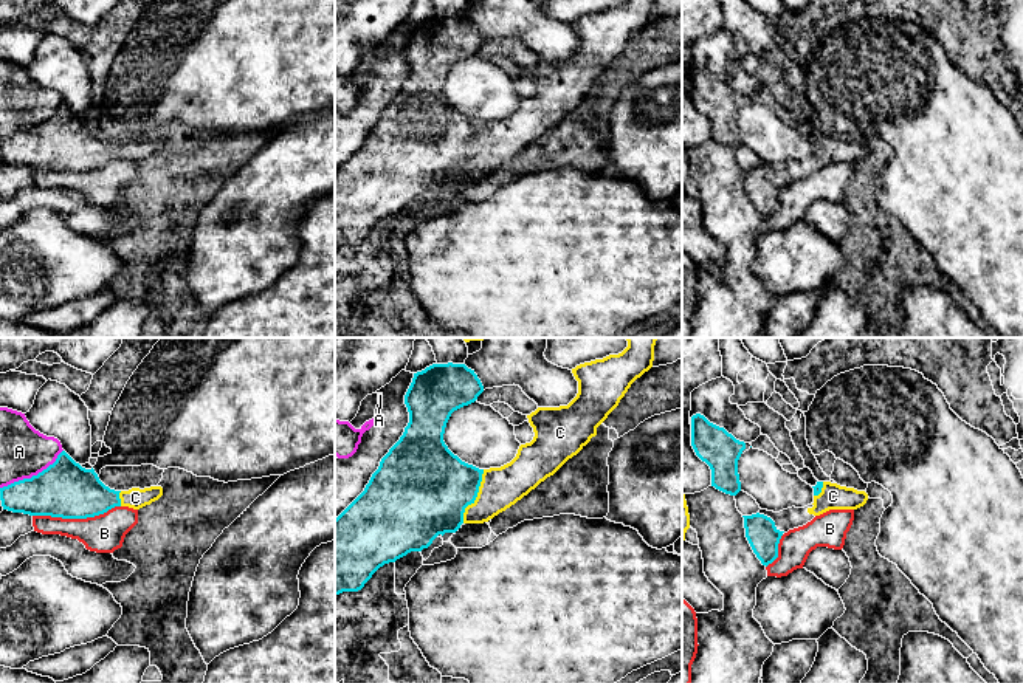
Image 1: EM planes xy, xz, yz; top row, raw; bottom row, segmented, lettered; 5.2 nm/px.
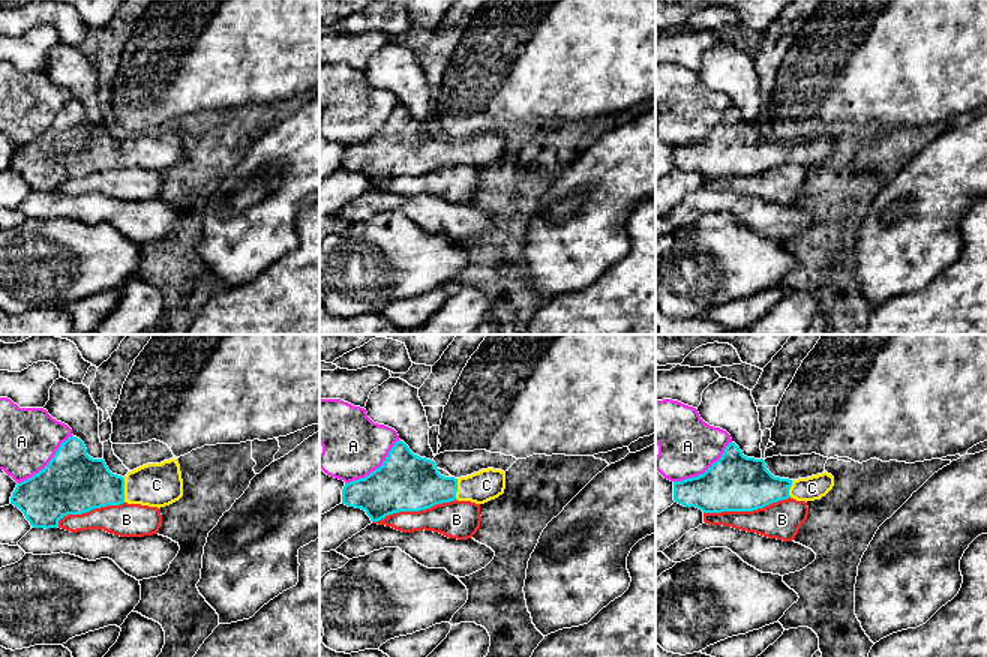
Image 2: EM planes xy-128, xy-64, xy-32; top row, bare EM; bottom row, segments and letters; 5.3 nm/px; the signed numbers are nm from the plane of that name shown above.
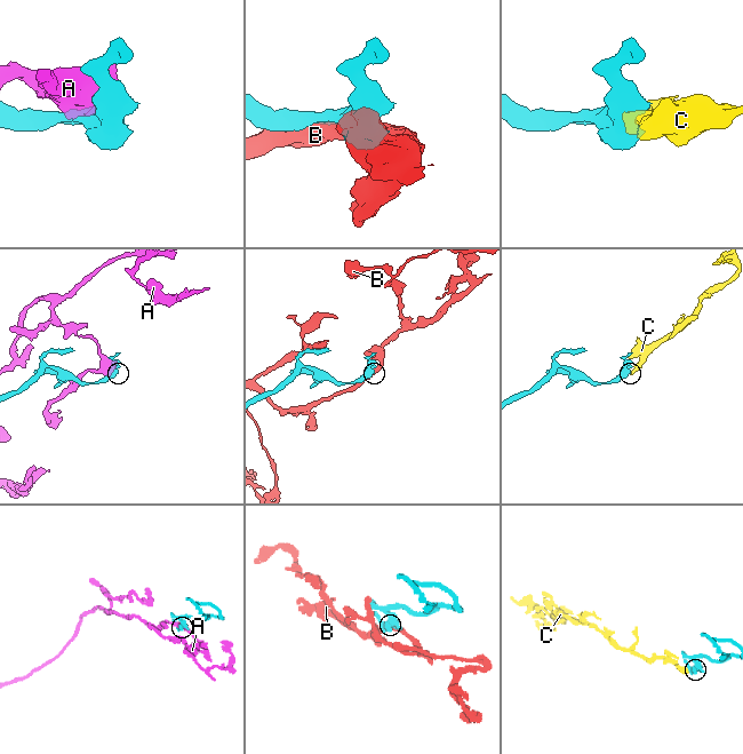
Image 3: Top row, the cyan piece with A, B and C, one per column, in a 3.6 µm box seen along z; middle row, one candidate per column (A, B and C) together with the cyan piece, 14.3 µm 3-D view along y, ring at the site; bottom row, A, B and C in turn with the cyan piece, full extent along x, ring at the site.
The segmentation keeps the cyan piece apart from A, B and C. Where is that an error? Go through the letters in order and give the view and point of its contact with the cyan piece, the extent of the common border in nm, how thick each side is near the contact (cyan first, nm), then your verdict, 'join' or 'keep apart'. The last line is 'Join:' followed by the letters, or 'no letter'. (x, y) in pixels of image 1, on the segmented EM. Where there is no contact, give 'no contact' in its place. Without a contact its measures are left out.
A: meets cyan in xy at (33, 476); contact 380 nm long; 300 nm thick on the cyan side, 260 nm on the other; keep apart
B: meets cyan in xy at (76, 518); contact 460 nm long; 300 nm thick on the cyan side, 200 nm on the other; keep apart
C: meets cyan in xz at (476, 496); contact 300 nm long; 420 nm thick on the cyan side, 220 nm on the other; join
Join: C

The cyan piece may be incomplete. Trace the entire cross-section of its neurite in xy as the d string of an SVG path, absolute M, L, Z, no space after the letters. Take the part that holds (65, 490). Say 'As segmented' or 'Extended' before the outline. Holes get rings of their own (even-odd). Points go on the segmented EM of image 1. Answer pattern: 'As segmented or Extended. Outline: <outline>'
Extended. Outline: M65 451L37 475L0 488L3 510L62 519L95 517L115 506L140 510L161 496L161 486L110 489L93 468L82 468Z

